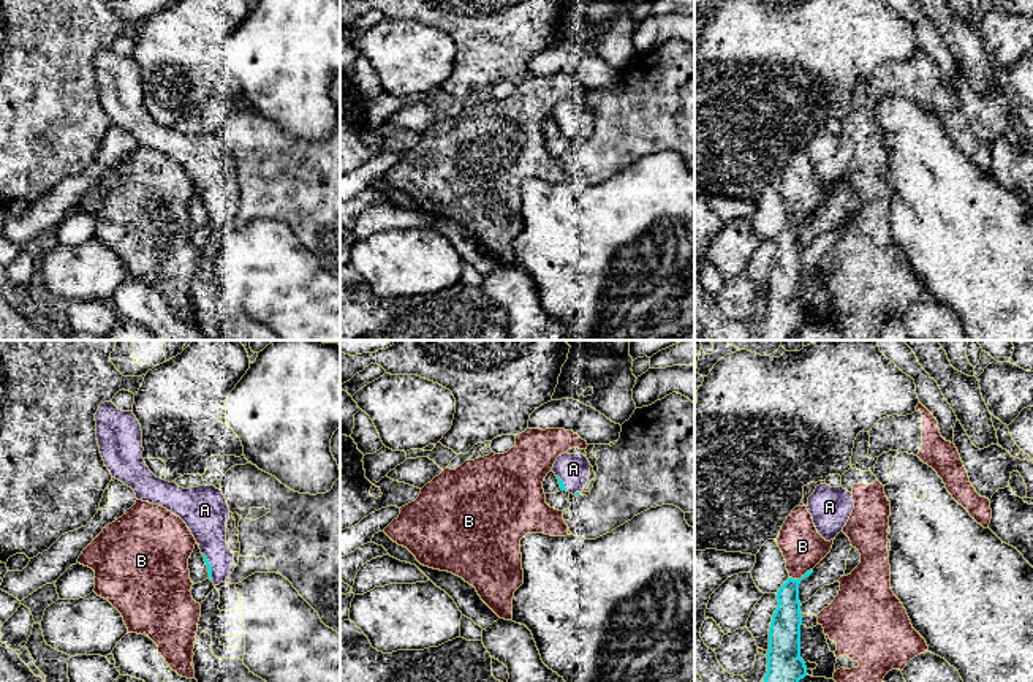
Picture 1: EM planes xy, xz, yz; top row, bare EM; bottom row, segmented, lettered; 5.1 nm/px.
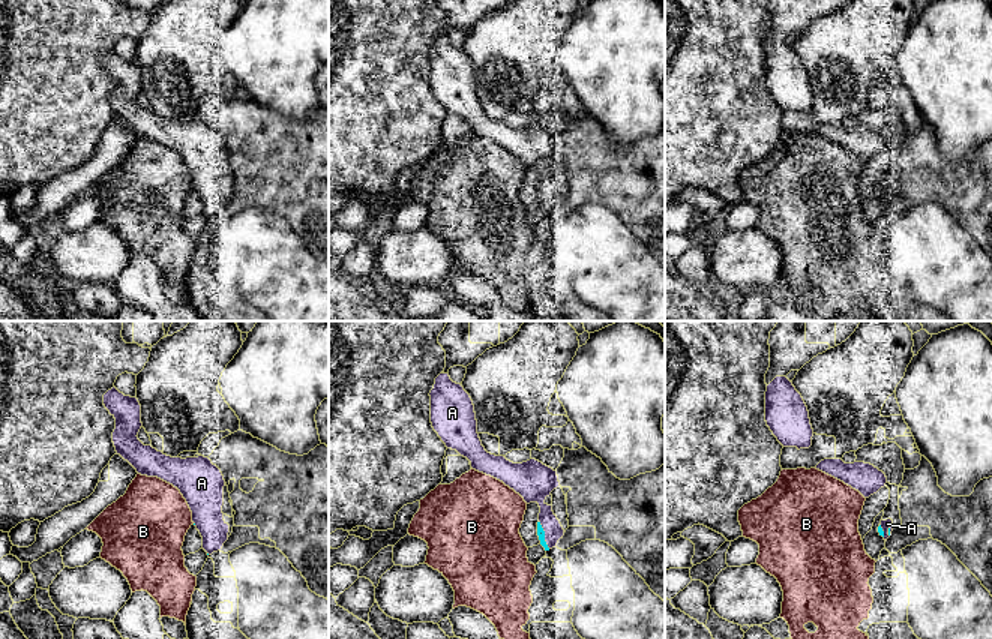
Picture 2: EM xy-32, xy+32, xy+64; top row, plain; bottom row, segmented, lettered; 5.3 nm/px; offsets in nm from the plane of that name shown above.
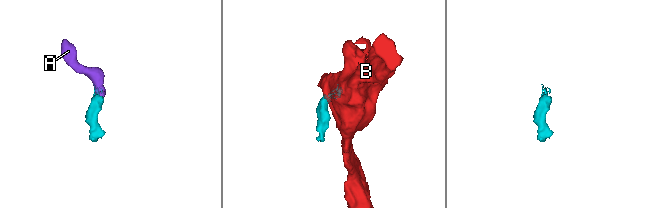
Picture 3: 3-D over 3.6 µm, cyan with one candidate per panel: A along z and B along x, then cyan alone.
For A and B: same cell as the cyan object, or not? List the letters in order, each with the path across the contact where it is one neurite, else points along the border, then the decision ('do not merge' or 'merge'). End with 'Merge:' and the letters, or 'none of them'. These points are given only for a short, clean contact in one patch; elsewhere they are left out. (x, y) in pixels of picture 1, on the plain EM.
A: merge
B: along yz (812, 214), (799, 223), (790, 223) | do not merge
Merge: A

